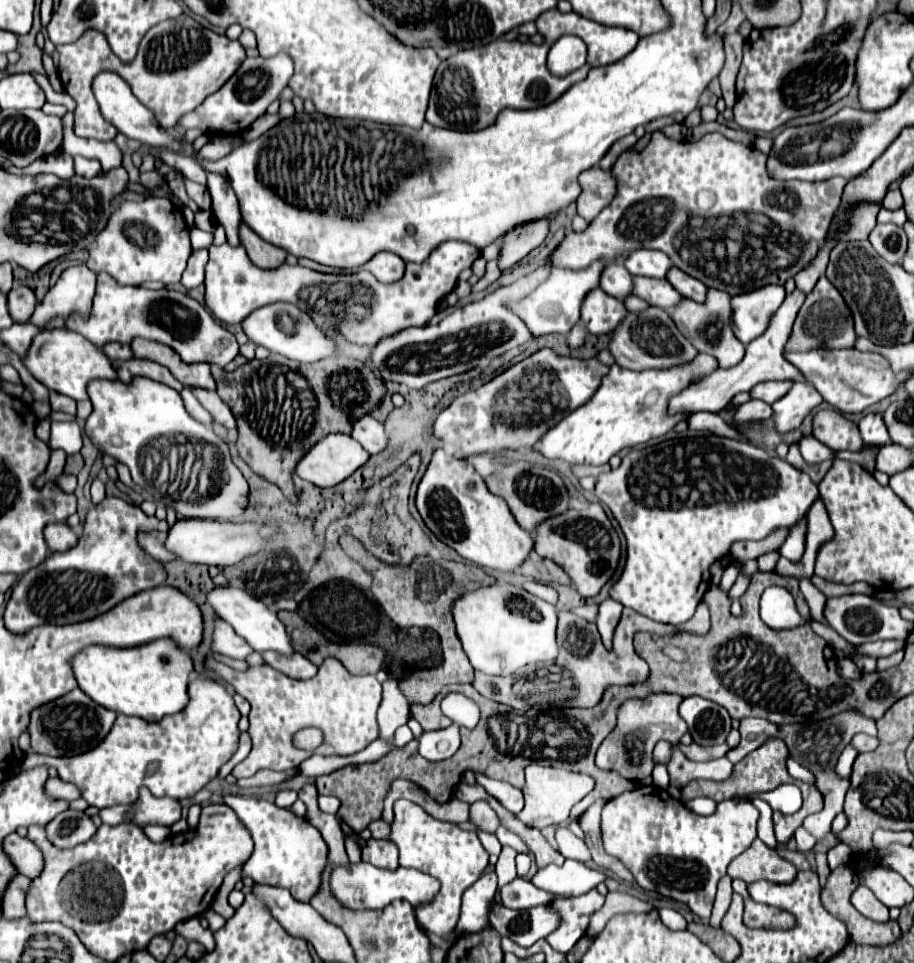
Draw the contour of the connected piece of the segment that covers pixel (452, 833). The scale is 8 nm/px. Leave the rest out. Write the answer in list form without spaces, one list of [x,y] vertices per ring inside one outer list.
[[[397,801],[395,803],[395,821],[391,825],[389,839],[399,847],[399,865],[413,867],[423,873],[429,873],[441,881],[441,891],[429,903],[417,909],[417,921],[431,933],[443,937],[455,929],[459,919],[461,897],[467,887],[471,887],[483,873],[489,863],[489,853],[483,849],[477,833],[463,831],[455,823],[445,823],[429,813],[423,807],[411,801]]]

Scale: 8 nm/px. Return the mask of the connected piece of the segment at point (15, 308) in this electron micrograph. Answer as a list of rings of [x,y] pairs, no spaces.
[[[25,285],[13,287],[9,291],[7,299],[9,299],[9,313],[11,313],[15,323],[25,323],[31,317],[35,305],[37,305],[35,293],[29,287],[25,287]]]

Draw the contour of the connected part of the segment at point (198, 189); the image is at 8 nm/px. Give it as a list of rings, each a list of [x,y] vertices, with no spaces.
[[[183,177],[183,183],[185,183],[185,189],[187,189],[187,195],[199,205],[199,209],[207,211],[211,209],[211,197],[209,197],[209,191],[205,185],[199,185],[199,183],[193,183],[189,179]]]

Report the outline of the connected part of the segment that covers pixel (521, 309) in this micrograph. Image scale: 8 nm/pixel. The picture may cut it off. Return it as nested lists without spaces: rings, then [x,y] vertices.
[[[595,261],[593,265],[581,269],[581,271],[571,271],[571,269],[561,269],[555,267],[551,269],[547,281],[543,281],[529,297],[525,297],[521,303],[513,305],[513,311],[525,321],[525,325],[531,329],[533,335],[547,335],[547,333],[563,333],[567,335],[575,323],[579,321],[579,307],[585,295],[599,287],[599,277],[605,261]]]

